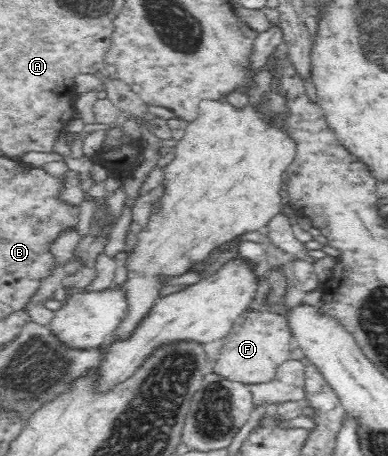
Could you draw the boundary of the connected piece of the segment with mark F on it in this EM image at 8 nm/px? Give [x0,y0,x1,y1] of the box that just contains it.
[214,306,294,384]

